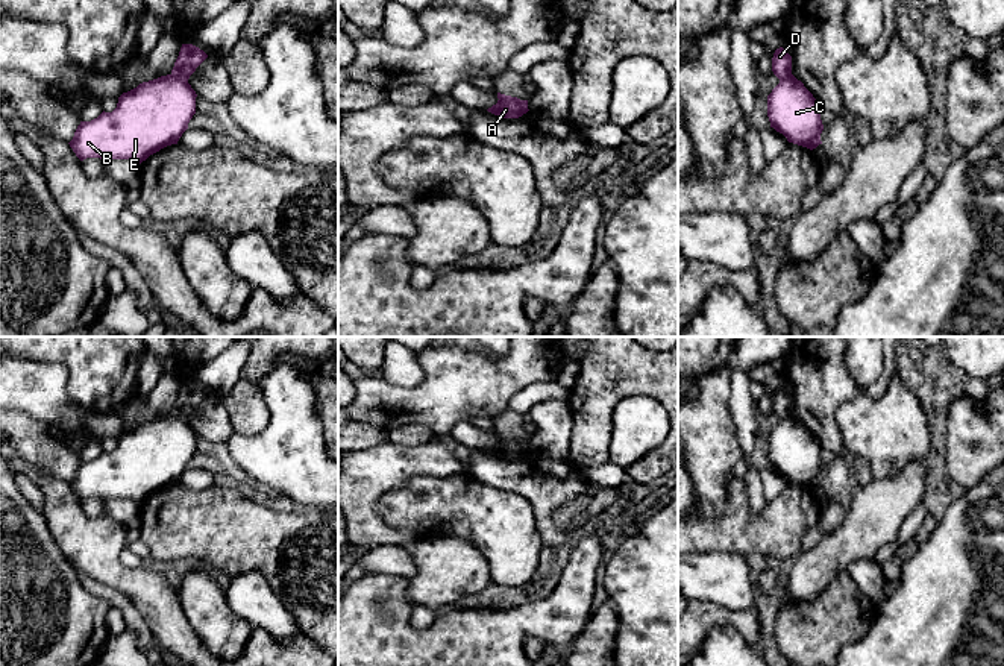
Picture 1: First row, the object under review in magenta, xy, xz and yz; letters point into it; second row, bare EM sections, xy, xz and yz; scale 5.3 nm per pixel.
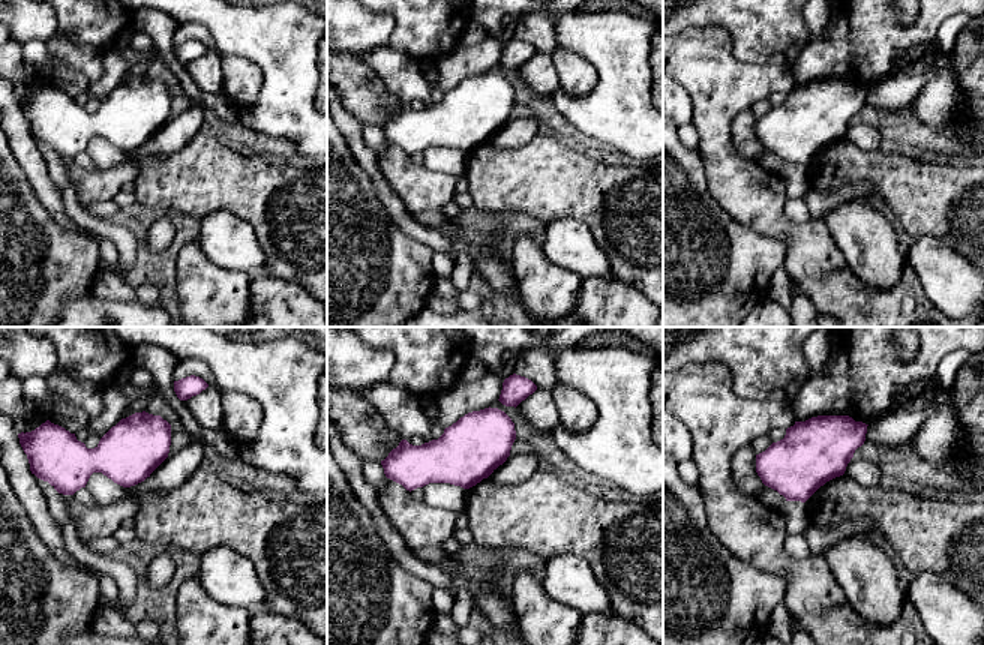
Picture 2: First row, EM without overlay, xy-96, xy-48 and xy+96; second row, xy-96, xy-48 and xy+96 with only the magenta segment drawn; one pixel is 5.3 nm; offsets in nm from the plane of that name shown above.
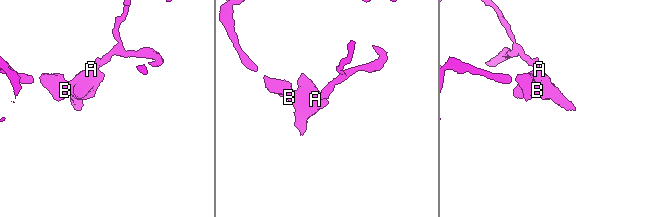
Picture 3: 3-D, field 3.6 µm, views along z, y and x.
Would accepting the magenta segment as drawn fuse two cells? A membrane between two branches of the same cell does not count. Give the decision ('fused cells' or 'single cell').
fused cells

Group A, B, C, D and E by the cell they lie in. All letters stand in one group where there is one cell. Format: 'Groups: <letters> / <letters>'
Groups: A B C E / D

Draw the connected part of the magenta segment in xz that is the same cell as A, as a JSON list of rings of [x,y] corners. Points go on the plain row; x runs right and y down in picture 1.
[[[497,432],[497,438],[497,443],[487,449],[494,455],[504,458],[519,458],[529,451],[528,446],[525,446],[517,437]]]

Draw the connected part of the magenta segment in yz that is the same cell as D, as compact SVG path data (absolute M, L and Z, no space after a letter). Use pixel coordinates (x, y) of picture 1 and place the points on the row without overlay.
M783 387L773 393L772 411L780 420L792 416L792 396Z

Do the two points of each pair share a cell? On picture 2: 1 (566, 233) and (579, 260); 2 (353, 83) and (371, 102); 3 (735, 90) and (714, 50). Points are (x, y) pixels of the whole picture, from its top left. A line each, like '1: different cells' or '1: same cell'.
1: same cell
2: same cell
3: same cell

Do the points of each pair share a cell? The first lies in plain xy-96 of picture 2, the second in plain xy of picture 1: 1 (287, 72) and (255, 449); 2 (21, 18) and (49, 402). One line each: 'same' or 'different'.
1: same
2: same

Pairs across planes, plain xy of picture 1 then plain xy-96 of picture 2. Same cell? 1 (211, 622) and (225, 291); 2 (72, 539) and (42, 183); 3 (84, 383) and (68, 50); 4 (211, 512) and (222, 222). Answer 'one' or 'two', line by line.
1: one
2: two
3: two
4: two

